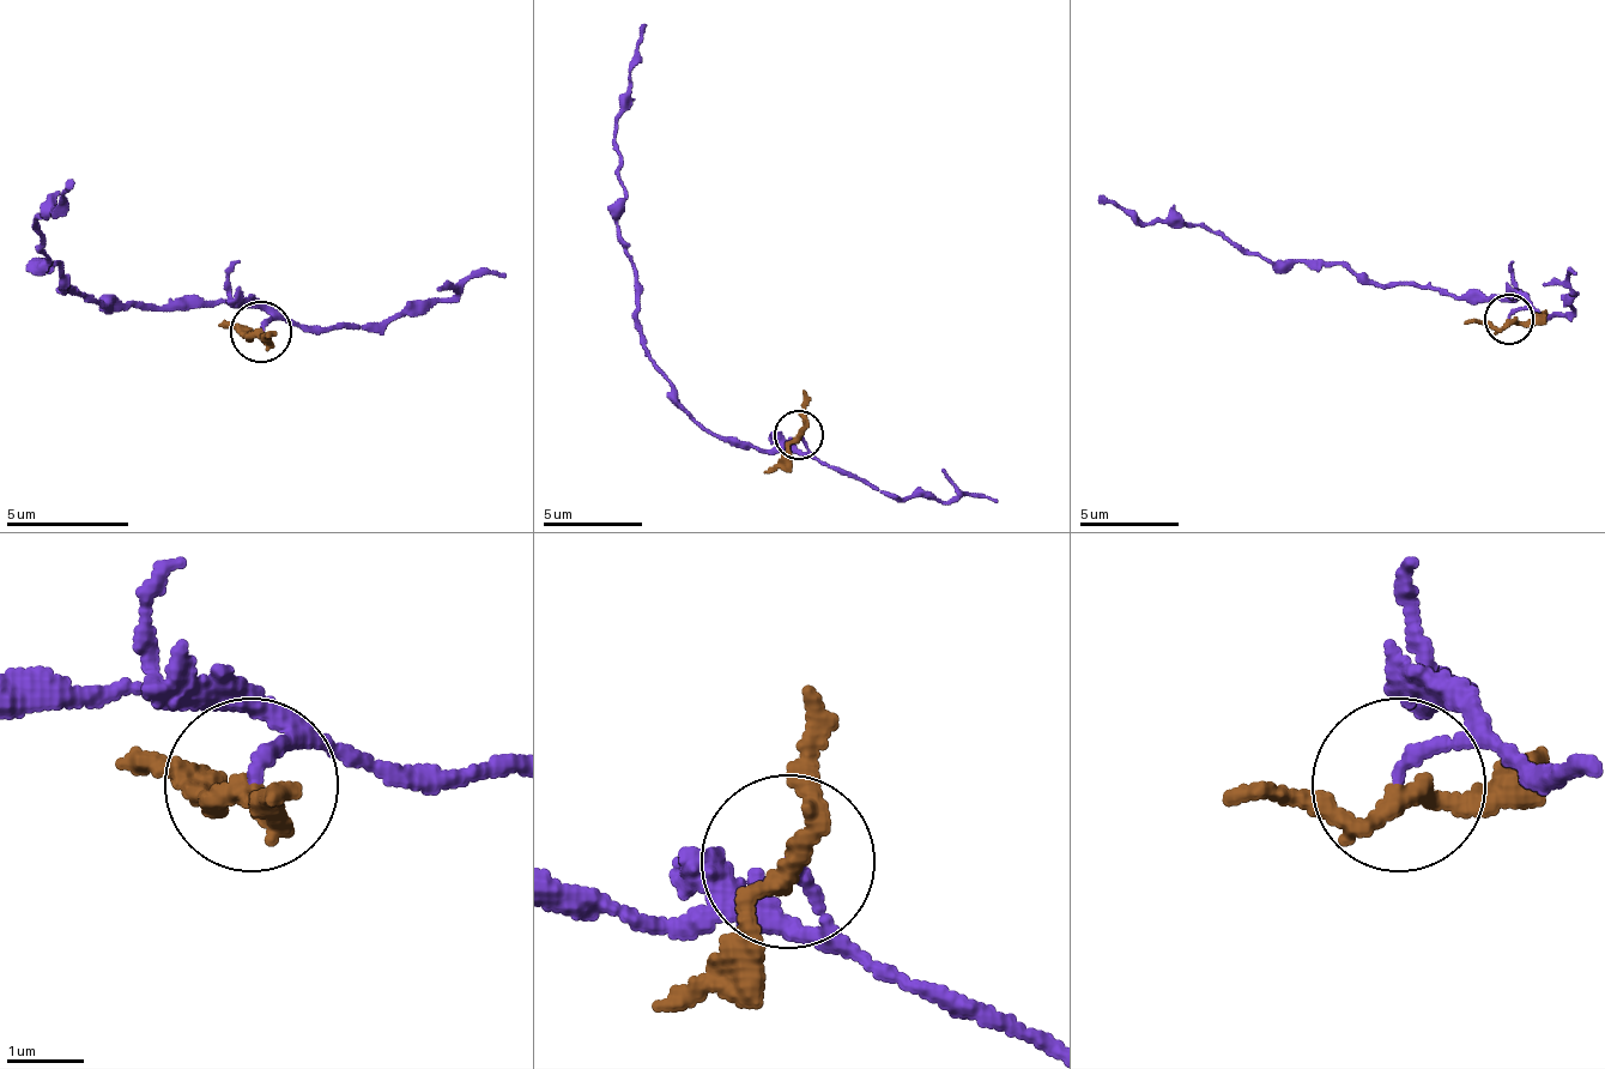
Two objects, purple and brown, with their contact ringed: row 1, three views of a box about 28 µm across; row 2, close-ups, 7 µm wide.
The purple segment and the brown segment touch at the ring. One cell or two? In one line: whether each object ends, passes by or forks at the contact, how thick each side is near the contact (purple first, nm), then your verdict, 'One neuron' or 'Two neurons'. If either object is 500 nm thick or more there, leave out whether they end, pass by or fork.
At the ring purple ends. At the ring brown passes by. Thickness 150 nm (purple) against 240 nm. Two neurons

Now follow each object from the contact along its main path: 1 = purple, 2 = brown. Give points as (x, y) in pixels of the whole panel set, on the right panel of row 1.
1: (1510, 320), (1520, 295), (1366, 285), (1351, 271), (1257, 255), (1207, 231), (1138, 221), (1097, 197)
2: (1510, 320), (1465, 325)

